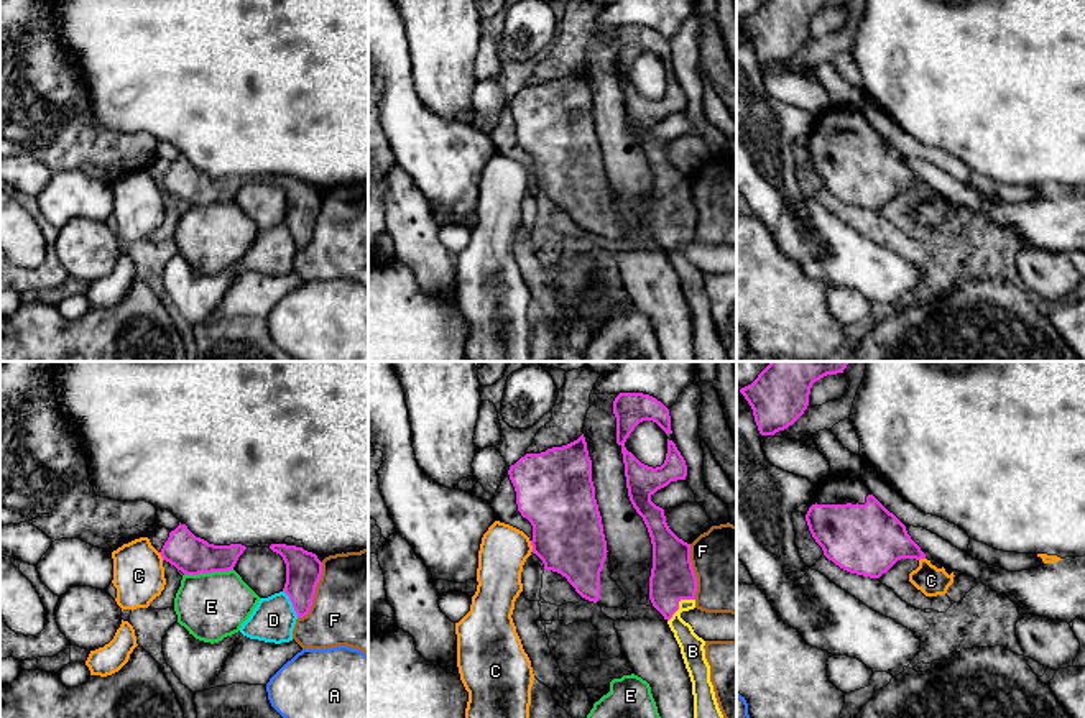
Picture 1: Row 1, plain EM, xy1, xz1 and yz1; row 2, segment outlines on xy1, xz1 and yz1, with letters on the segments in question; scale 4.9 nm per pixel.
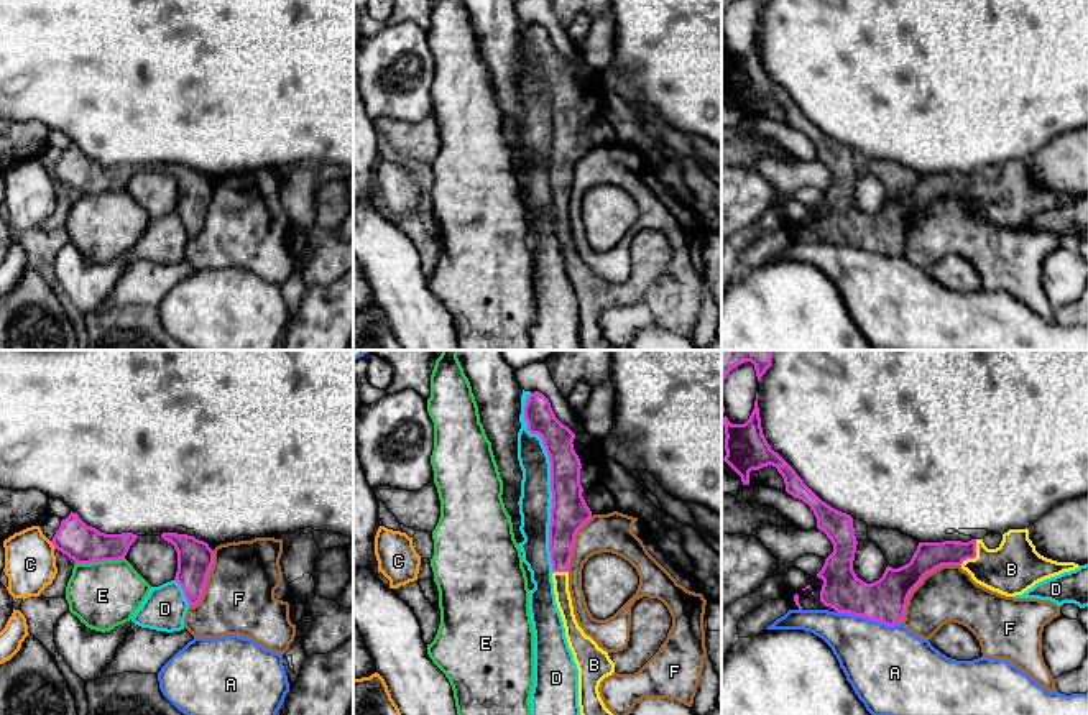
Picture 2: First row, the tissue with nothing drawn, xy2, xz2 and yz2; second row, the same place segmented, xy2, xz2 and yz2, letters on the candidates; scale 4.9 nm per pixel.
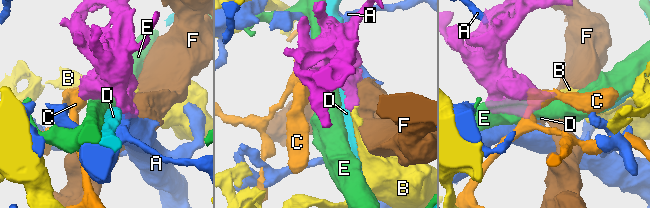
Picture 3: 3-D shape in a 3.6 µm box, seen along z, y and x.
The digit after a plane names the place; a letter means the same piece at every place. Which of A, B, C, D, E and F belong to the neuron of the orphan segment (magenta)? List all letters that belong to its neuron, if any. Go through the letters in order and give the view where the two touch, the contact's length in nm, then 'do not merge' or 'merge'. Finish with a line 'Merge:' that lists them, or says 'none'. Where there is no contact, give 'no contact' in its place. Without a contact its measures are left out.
A: yz2 | 320 nm | do not merge
B: xz1 | 180 nm | merge
C: xz1 | 60 nm | do not merge
D: xz2 | 900 nm | do not merge
E: xy1 | 240 nm | do not merge
F: yz2 | 400 nm | do not merge
Merge: B

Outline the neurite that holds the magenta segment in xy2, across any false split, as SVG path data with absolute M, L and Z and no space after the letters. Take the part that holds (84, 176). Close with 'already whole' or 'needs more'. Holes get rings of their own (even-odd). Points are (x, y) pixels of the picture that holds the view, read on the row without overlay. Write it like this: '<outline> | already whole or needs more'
M77 145L61 153L53 169L54 181L66 186L77 196L125 191L130 178L138 168L133 164L105 166L87 158Z | already whole

